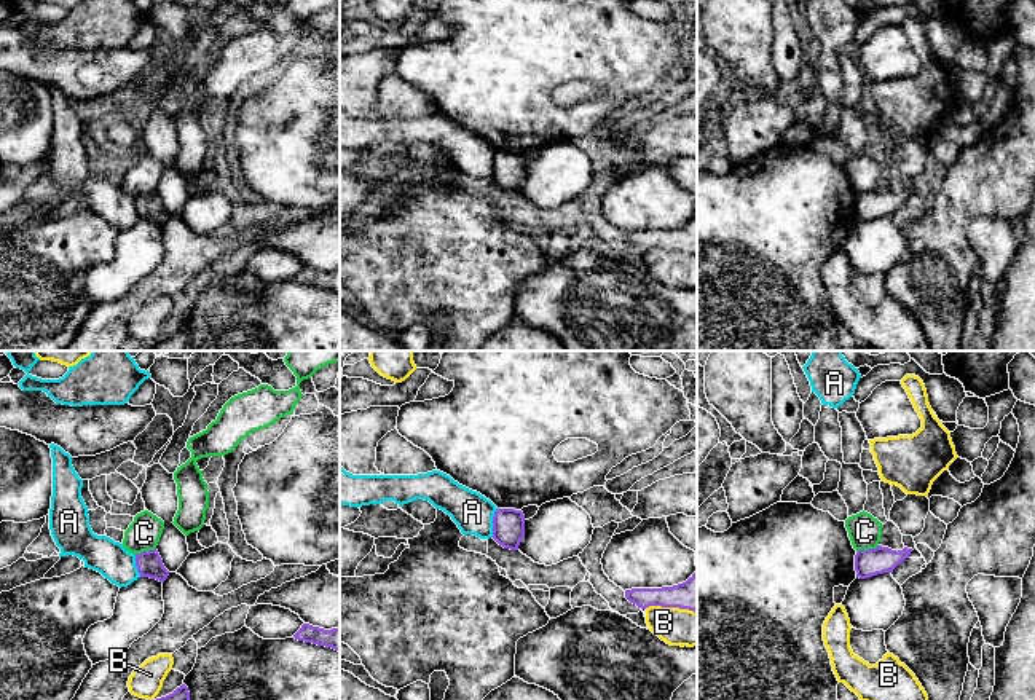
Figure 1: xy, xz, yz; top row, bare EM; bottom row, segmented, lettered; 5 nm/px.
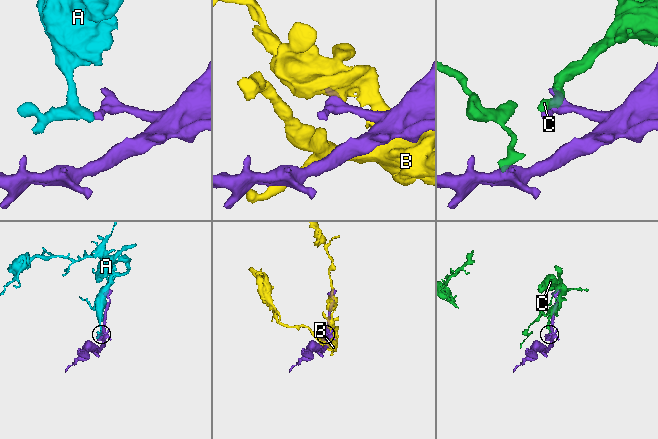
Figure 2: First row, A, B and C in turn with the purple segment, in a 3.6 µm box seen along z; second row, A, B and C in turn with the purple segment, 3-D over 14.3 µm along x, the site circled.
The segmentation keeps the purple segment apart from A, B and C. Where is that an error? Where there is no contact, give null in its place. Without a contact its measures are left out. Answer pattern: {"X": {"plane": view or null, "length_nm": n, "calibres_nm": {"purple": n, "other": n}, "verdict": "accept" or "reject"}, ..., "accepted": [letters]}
{"A": {"plane": "xz", "length_nm": 150, "calibres_nm": {"purple": 160, "other": 200}, "verdict": "reject"}, "B": {"plane": "xz", "length_nm": 260, "calibres_nm": {"purple": 170, "other": 190}, "verdict": "reject"}, "C": {"plane": "yz", "length_nm": 120, "calibres_nm": {"purple": 140, "other": 170}, "verdict": "reject"}, "accepted": []}

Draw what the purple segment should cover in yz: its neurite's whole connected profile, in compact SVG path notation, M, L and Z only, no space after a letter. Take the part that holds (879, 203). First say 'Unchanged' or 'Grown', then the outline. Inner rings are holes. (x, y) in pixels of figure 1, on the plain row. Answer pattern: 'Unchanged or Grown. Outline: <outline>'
Unchanged. Outline: M876 190L869 193L858 193L855 198L856 220L868 222L883 215L893 215L893 212L909 201L912 191L891 193L888 190Z

